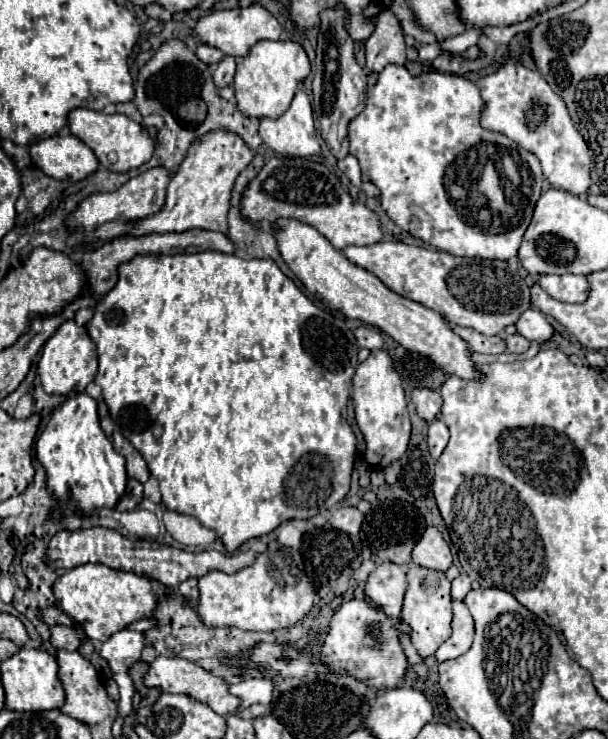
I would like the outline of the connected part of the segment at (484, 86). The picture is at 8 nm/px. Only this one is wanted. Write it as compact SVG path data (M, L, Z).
M508 58L502 68L476 80L484 108L480 124L486 130L500 132L528 152L532 152L544 170L548 182L564 192L584 196L592 184L590 180L590 148L576 130L564 100L548 86L538 70L526 68L518 58Z

